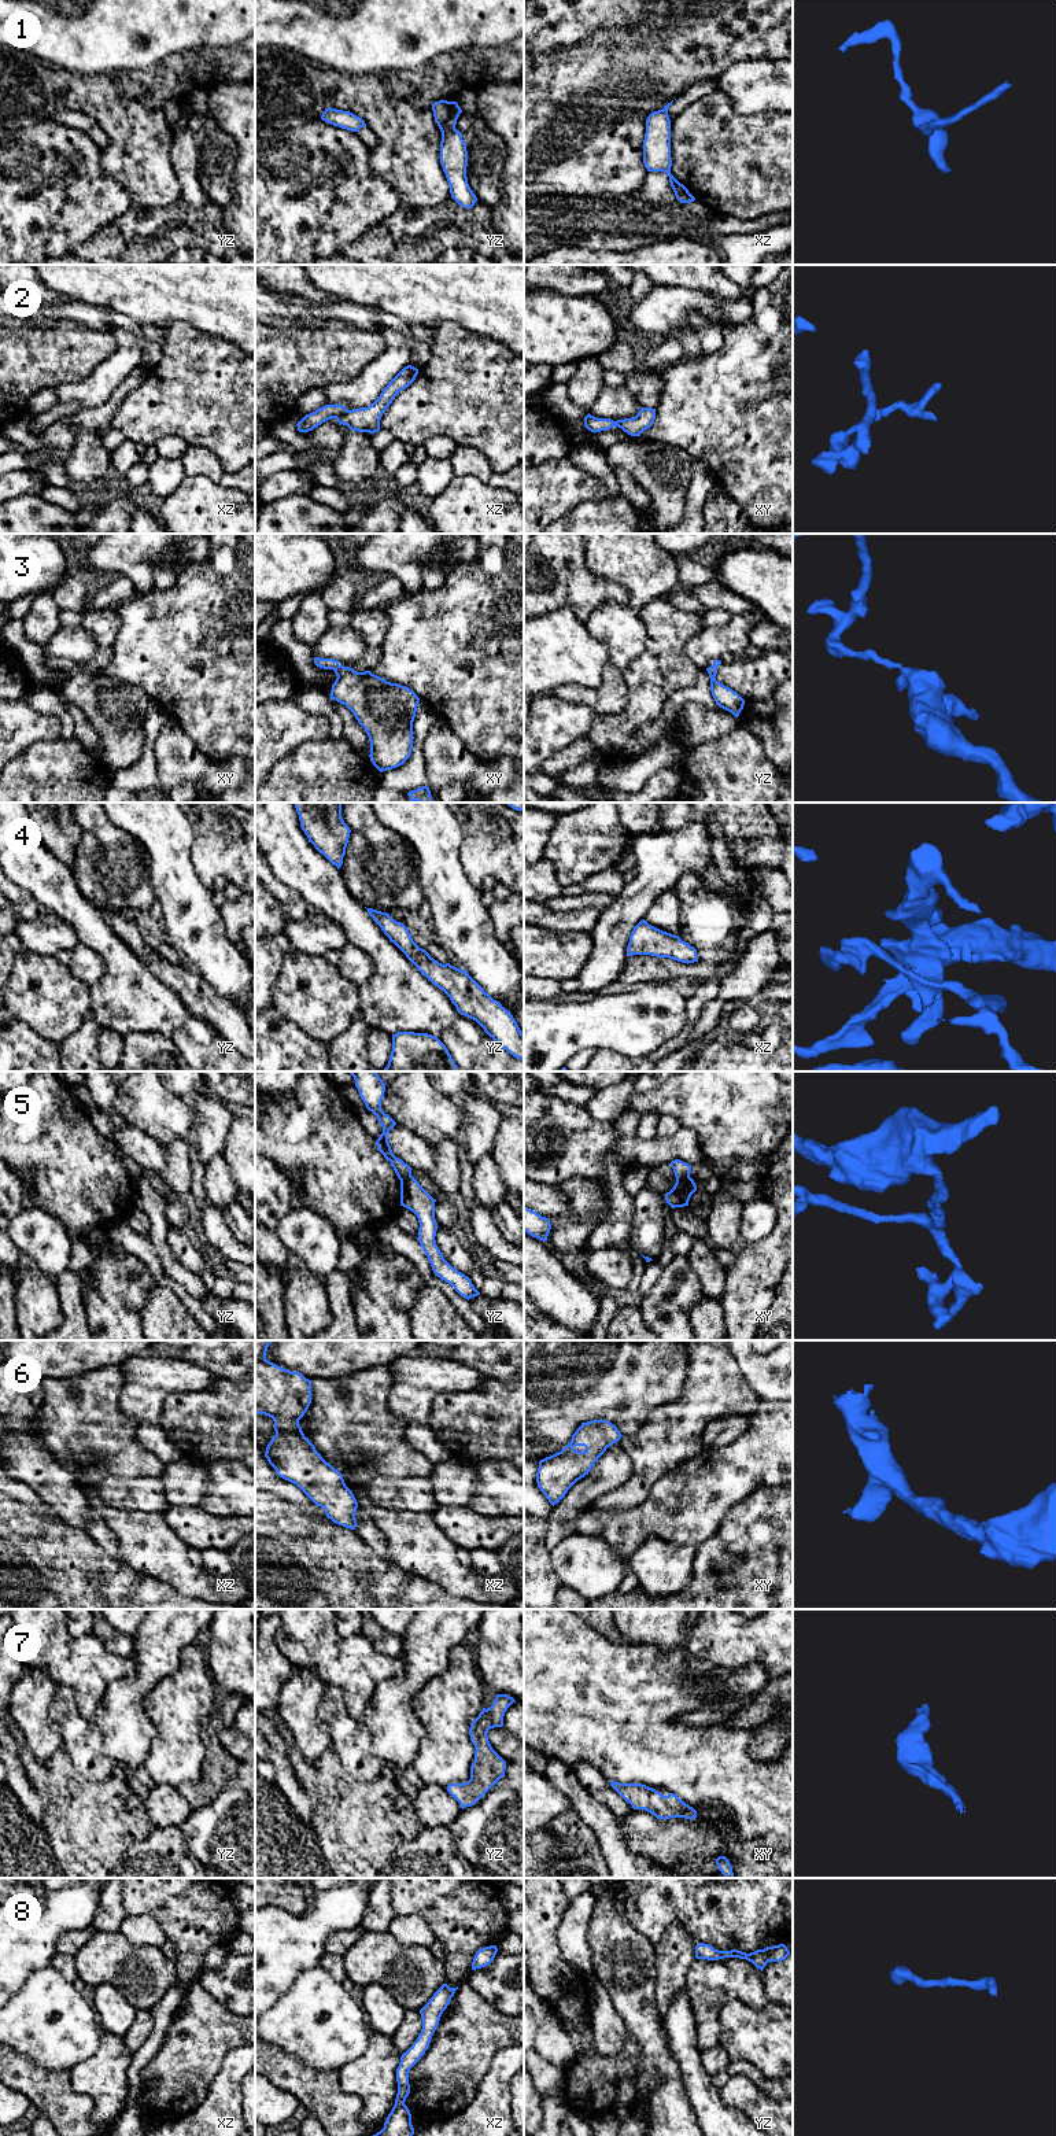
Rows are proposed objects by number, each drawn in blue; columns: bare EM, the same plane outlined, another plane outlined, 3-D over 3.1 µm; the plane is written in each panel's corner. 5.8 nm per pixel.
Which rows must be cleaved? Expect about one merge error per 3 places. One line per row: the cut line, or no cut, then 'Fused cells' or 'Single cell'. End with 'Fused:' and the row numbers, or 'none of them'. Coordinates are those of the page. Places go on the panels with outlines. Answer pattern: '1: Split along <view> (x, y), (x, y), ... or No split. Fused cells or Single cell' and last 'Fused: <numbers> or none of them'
1: Split along yz (454, 126), (442, 133). Fused cells
2: Split along xz (347, 410), (335, 417). Fused cells
3: No split. Single cell
4: No split. Single cell
5: Split along xy (689, 1176), (676, 1180). Fused cells
6: No split. Single cell
7: No split. Single cell
8: No split. Single cell
Fused: 1, 2, 5

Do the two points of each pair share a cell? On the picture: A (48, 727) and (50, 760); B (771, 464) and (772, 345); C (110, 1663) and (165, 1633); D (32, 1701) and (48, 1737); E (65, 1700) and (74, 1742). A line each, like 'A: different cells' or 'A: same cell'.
A: different cells
B: same cell
C: different cells
D: same cell
E: same cell

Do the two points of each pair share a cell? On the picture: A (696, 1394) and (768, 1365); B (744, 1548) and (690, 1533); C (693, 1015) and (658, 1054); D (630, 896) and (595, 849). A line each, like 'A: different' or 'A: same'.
A: different
B: different
C: same
D: different

